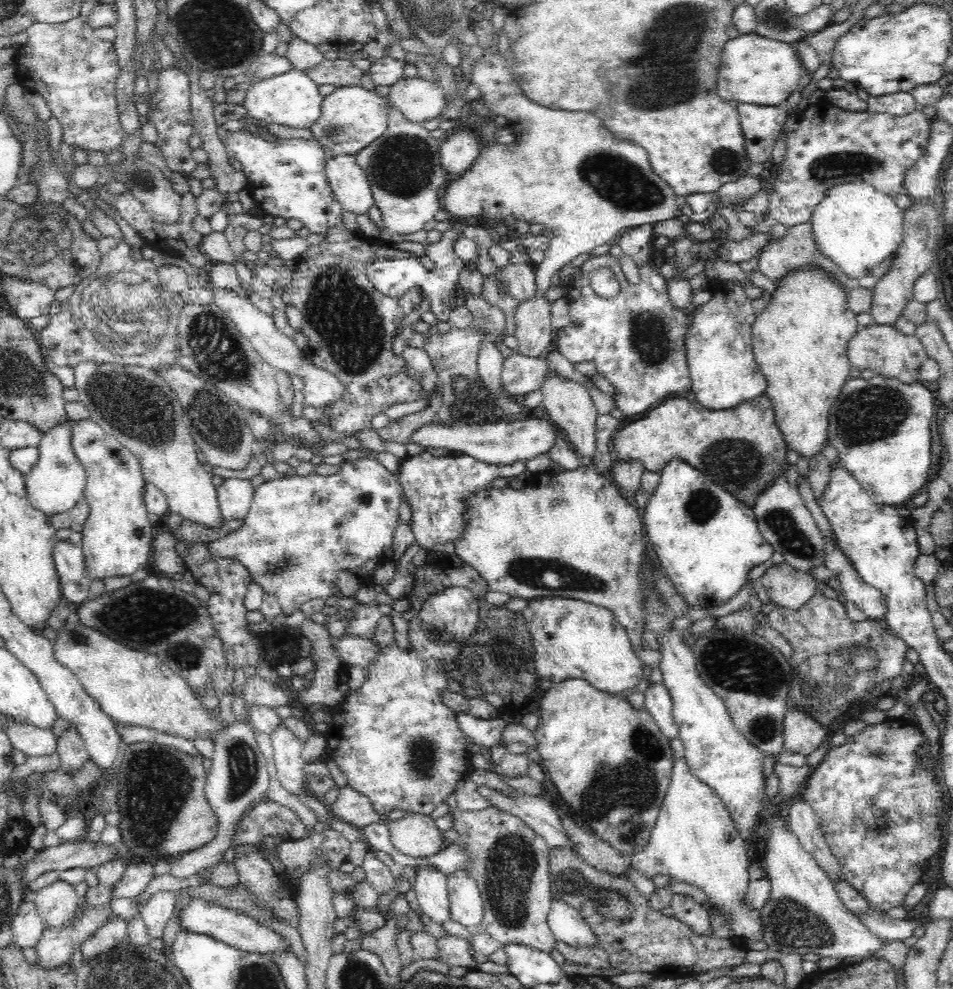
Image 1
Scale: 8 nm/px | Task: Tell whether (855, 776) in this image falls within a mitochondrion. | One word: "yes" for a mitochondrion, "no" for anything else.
no

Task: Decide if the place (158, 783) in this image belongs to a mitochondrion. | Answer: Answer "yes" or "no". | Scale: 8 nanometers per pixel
yes

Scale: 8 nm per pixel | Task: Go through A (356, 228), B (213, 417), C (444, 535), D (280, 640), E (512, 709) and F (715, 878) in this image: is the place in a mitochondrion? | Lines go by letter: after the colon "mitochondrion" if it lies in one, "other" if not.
A: other
B: mitochondrion
C: other
D: other
E: other
F: other

